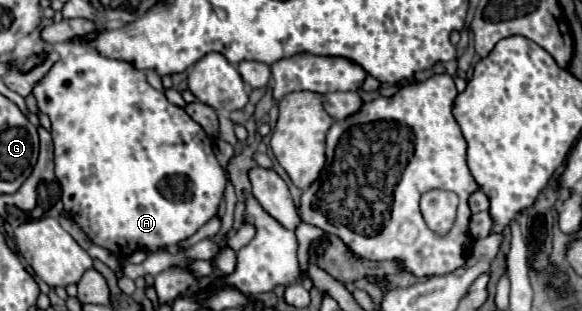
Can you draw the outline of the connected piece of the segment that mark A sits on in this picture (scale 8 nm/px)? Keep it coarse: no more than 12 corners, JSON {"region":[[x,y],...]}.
{"region":[[143,72],[33,88],[65,212],[115,256],[219,208],[213,140]]}

